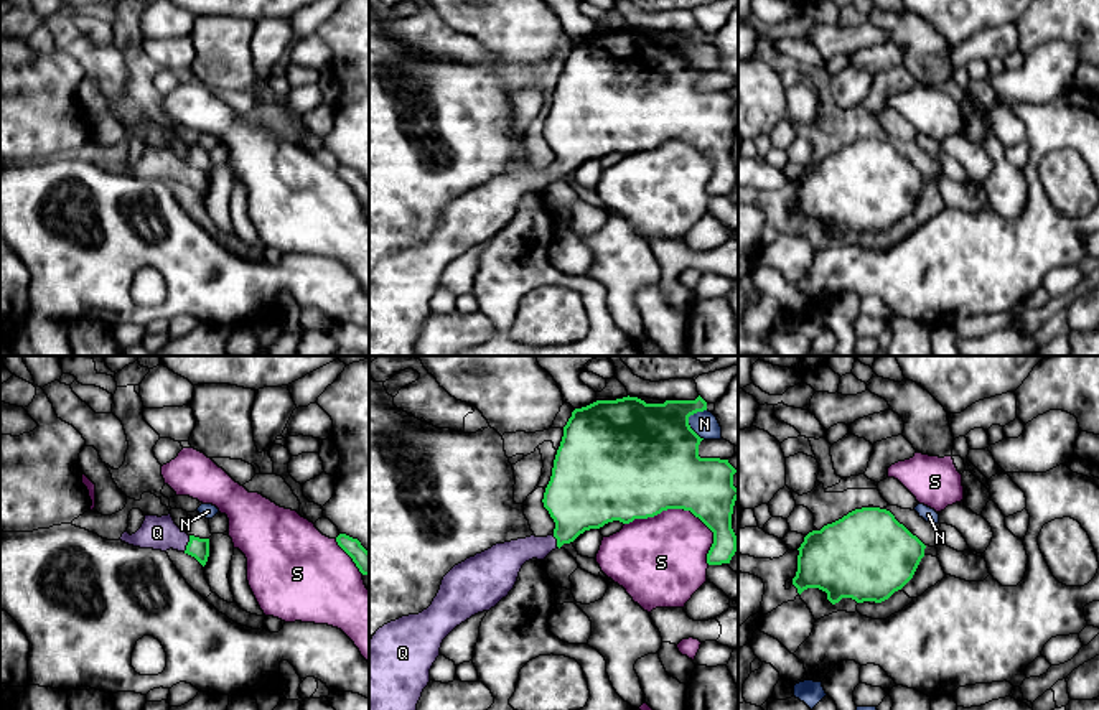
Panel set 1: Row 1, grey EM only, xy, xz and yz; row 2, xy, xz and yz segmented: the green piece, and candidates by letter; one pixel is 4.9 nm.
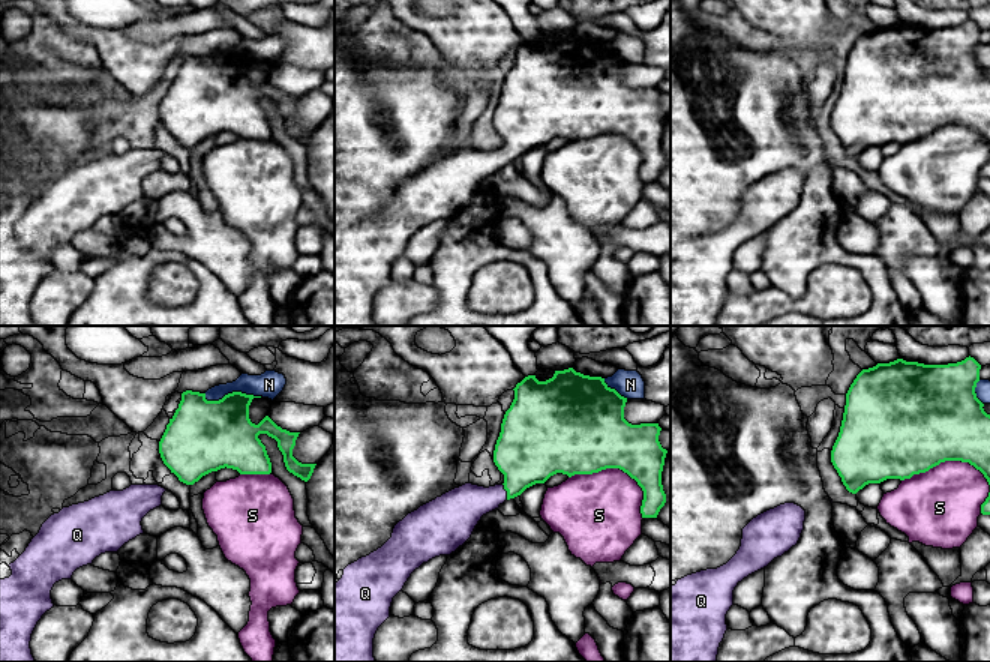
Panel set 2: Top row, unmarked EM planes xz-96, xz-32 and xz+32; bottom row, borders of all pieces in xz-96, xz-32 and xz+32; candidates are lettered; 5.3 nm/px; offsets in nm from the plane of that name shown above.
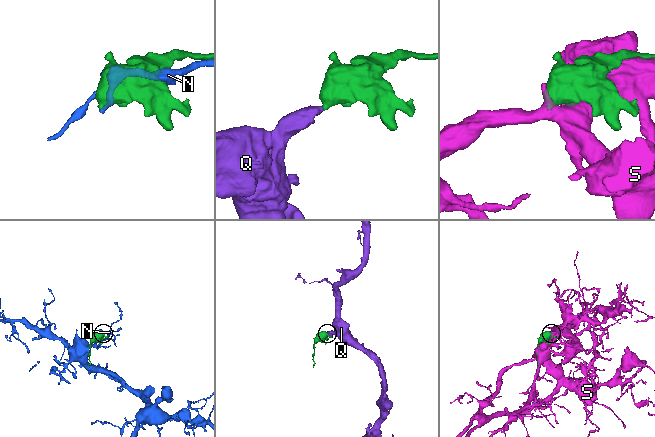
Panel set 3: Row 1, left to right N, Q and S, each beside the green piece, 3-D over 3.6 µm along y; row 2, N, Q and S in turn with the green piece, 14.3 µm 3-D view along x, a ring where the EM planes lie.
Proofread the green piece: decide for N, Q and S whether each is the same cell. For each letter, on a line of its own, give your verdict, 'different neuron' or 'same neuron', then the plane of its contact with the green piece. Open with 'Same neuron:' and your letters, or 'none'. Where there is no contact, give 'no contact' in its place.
Same neuron: Q
N: different neuron; meets green in xz
Q: same neuron; meets green in xy
S: different neuron; meets green in xz

